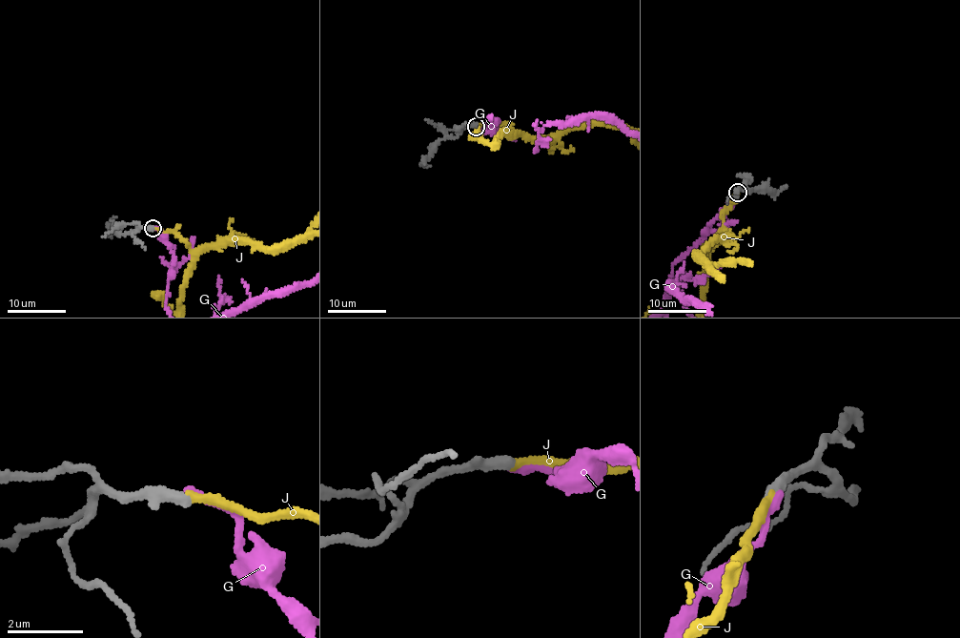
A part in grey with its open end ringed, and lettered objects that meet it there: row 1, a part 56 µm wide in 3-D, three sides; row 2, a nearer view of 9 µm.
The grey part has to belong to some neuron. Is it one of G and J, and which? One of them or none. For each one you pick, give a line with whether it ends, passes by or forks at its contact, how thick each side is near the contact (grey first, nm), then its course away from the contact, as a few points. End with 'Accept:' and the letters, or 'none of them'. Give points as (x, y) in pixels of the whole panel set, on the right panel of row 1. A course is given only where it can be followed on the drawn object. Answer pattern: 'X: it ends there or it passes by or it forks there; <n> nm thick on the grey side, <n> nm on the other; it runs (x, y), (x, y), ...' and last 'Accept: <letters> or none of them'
J: it ends there; 320 nm thick on the grey side, 240 nm on the other
Accept: J

